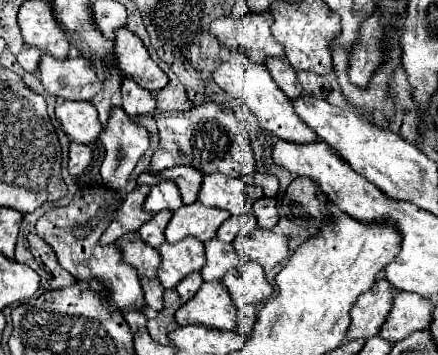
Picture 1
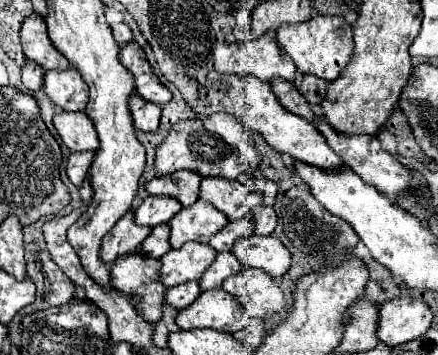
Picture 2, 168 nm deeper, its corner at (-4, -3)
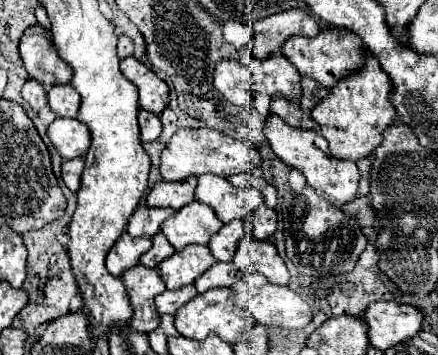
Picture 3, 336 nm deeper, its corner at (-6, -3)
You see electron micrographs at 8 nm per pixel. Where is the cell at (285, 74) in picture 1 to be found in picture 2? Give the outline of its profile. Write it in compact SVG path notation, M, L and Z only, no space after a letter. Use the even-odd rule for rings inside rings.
M272 78L272 92L276 94L276 98L280 100L280 104L290 110L292 114L298 114L306 120L312 120L314 114L308 106L308 102L302 98L302 94L298 94L296 86L292 82L286 82L284 78Z

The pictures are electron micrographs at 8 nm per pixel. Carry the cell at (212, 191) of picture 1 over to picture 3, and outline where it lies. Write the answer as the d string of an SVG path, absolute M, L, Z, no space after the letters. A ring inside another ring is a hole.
M216 174L198 176L194 196L196 200L208 204L224 224L234 218L246 218L254 208L264 204L262 196L254 188L236 188Z

